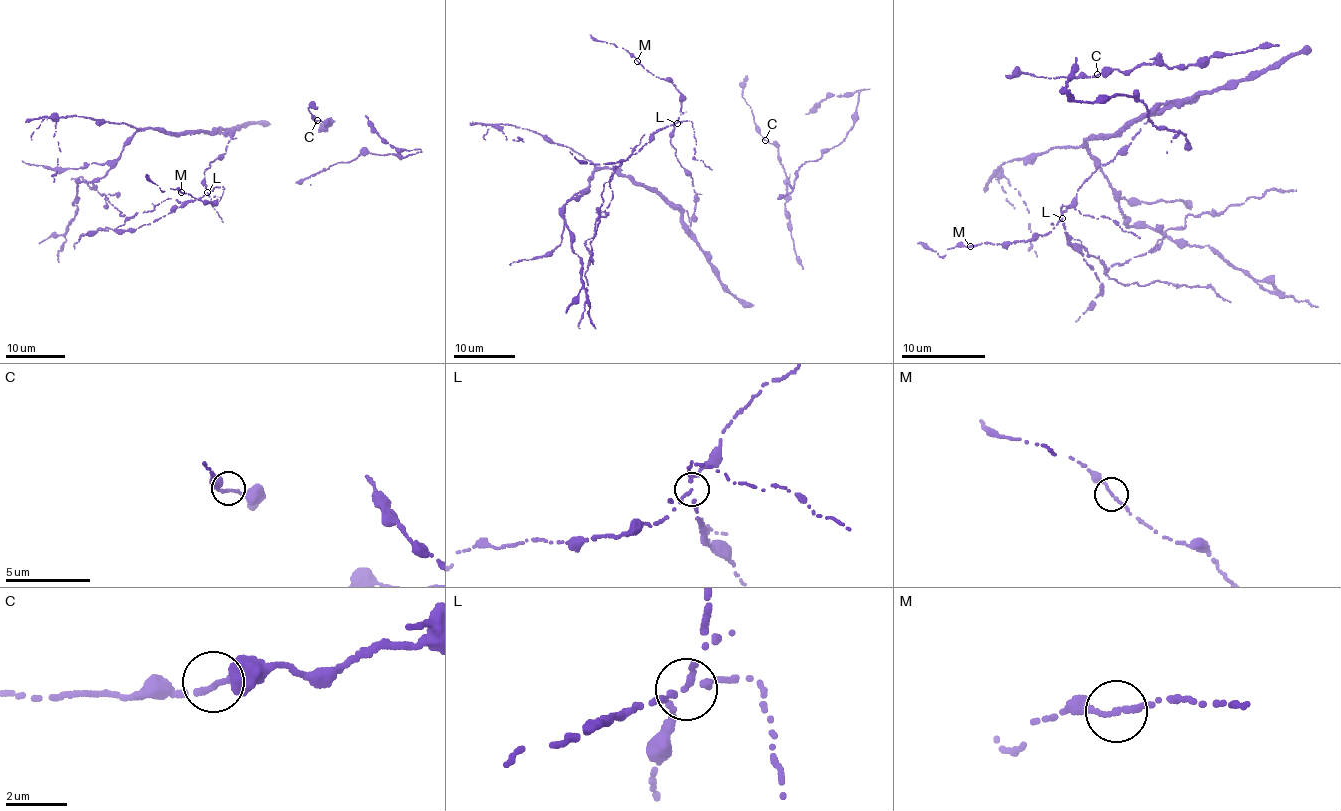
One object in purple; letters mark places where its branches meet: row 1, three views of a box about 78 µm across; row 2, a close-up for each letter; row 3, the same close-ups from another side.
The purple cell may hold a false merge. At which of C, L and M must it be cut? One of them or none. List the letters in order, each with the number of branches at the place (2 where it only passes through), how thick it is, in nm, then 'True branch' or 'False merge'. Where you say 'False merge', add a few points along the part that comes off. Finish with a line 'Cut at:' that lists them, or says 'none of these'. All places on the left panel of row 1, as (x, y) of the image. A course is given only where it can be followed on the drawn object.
C: Branches: 2. Thickness 180 nm. True branch
L: Branches: 2. Thickness 170 nm. False merge. Course of the part to remove: (208, 192), (195, 200), (162, 200), (151, 210), (125, 218), (93, 184), (82, 177), (72, 179)
M: Branches: 2. Thickness 160 nm. True branch
Cut at: L

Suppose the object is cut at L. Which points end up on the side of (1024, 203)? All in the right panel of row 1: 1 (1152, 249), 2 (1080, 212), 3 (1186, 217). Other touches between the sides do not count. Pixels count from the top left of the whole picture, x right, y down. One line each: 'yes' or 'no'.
1: no
2: no
3: no

